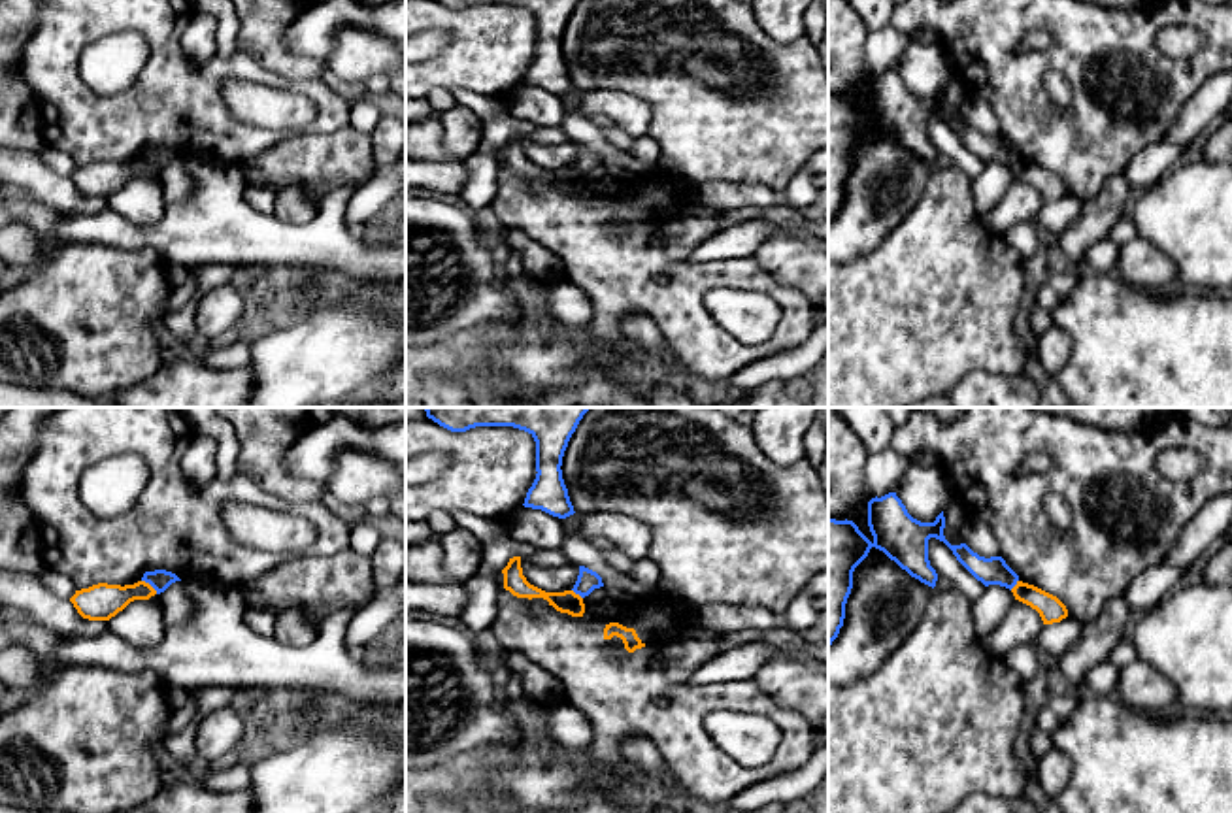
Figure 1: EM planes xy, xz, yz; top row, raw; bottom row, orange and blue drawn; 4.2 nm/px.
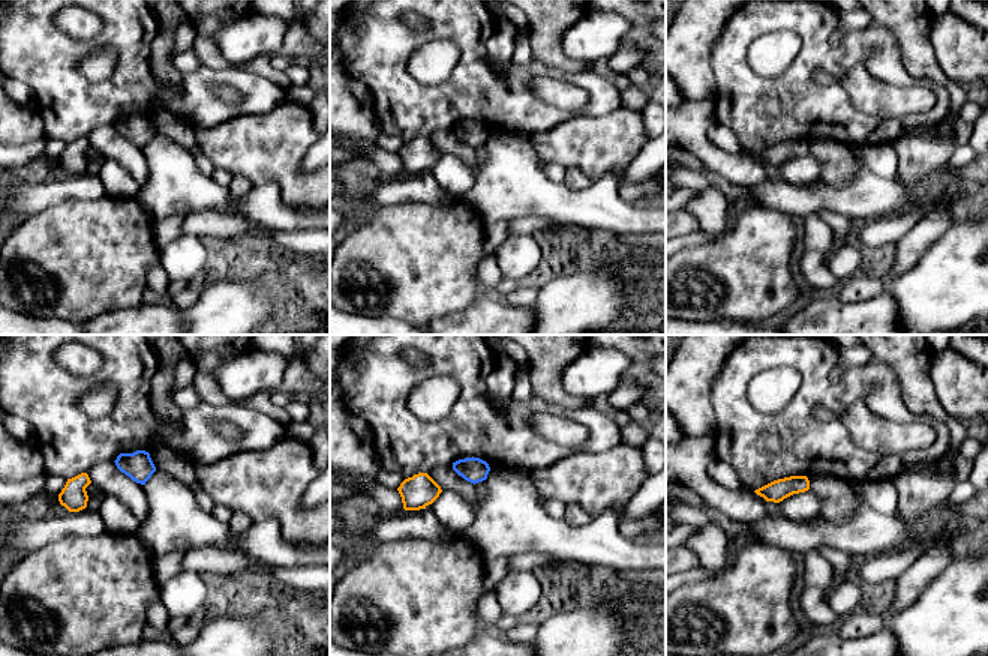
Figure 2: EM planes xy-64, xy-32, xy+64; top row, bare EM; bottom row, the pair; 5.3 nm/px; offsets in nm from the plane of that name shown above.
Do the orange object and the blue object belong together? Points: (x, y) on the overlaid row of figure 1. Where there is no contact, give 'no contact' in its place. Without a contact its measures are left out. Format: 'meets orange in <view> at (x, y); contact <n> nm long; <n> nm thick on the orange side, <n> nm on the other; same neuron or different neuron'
meets orange in xy at (149, 585); contact 90 nm long; 160 nm thick on the orange side, 90 nm on the other; different neuron

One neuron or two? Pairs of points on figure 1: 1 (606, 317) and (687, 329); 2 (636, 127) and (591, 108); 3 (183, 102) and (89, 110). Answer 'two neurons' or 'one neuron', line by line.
1: one neuron
2: one neuron
3: one neuron

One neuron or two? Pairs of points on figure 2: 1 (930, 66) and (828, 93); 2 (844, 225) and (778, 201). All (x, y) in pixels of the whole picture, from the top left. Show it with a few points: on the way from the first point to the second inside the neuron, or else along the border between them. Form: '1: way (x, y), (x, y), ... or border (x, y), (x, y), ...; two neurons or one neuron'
1: border (895, 39), (901, 65), (915, 80); two neurons
2: border (816, 213), (835, 210), (849, 219); two neurons

